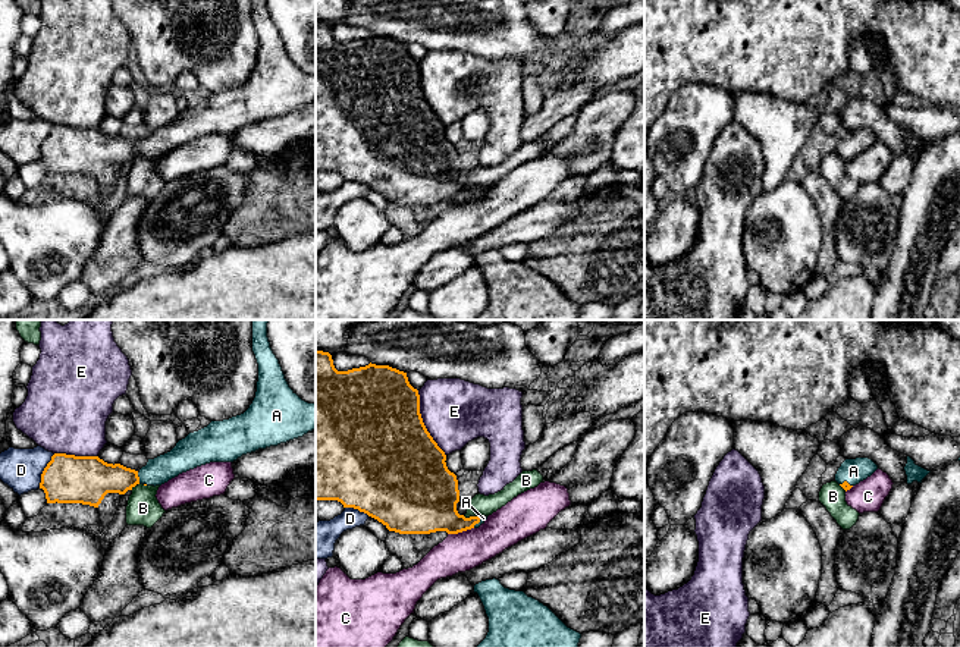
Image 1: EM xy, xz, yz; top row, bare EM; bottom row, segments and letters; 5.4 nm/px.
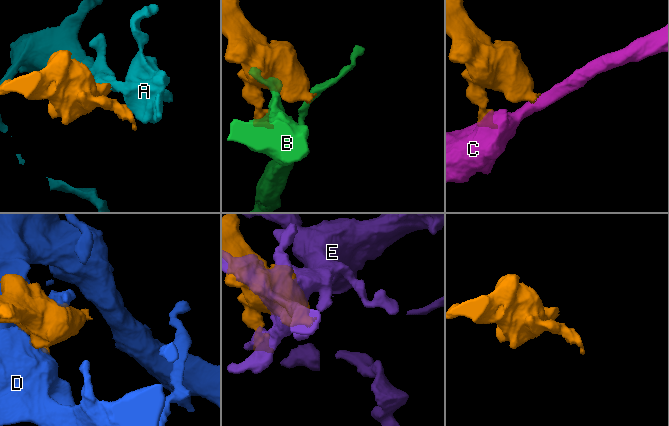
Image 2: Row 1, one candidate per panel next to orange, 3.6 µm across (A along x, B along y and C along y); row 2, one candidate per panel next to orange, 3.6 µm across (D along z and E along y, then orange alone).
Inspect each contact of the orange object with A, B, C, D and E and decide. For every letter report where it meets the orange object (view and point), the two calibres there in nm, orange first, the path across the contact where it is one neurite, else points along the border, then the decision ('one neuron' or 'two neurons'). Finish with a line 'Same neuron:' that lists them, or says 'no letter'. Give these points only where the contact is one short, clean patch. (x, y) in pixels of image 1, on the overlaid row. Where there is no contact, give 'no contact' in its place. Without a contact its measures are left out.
A: meets orange in xy at (138, 479); 220 nm thick on the orange side, 150 nm on the other; runs through xy (93, 479), (138, 479), (157, 471); one neuron
B: meets orange in xz at (470, 517); 320 nm thick on the orange side, 120 nm on the other; border along xz (463, 515), (477, 517); two neurons
C: meets orange in xz at (460, 531); 340 nm thick on the orange side, 220 nm on the other; two neurons
D: meets orange in xy at (43, 471); 260 nm thick on the orange side, 220 nm on the other; two neurons
E: meets orange in xz at (423, 423); 500 nm thick on the orange side, 360 nm on the other; two neurons
Same neuron: A

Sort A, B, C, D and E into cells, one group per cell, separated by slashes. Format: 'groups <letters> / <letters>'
groups A / B / C / D / E

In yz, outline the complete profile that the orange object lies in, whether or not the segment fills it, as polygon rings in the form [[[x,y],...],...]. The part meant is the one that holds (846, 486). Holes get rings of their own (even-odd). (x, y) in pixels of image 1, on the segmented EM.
[[[869,458],[846,459],[835,474],[835,481],[847,491],[876,469],[878,465]]]

